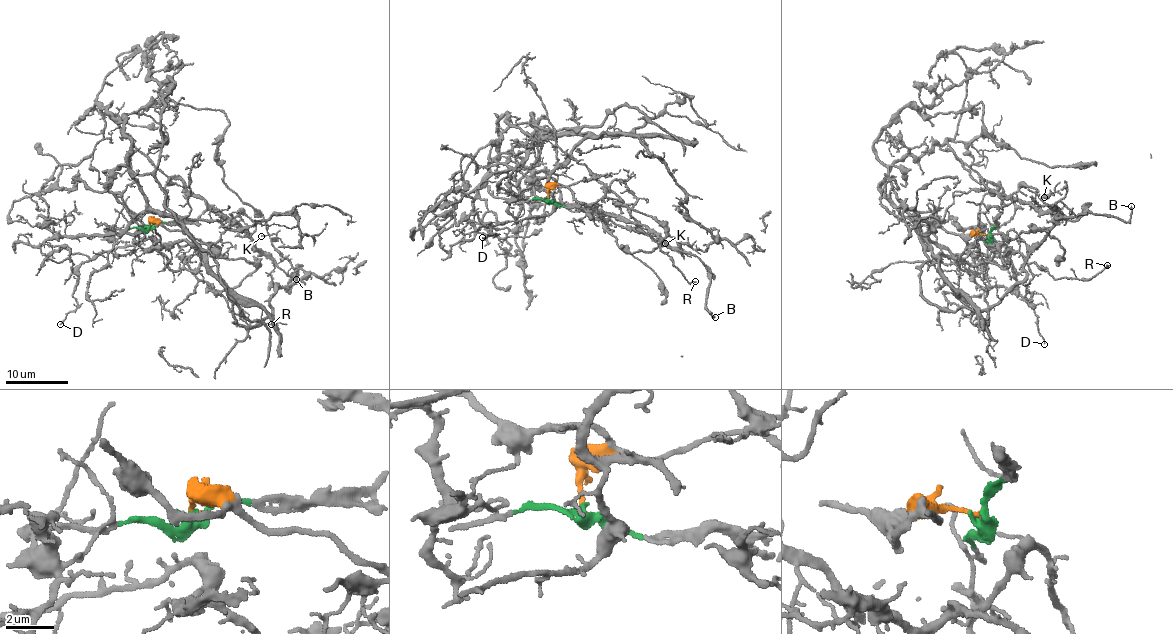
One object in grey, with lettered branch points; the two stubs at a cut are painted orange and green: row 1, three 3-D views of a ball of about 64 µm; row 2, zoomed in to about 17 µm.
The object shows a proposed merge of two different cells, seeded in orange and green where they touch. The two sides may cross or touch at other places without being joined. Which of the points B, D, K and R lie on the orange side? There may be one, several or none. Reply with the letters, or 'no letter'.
D, K, R

